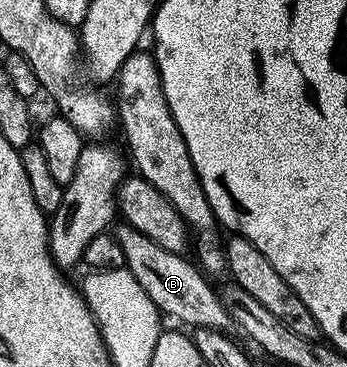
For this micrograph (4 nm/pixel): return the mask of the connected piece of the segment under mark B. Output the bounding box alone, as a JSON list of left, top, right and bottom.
[116,225,239,337]

